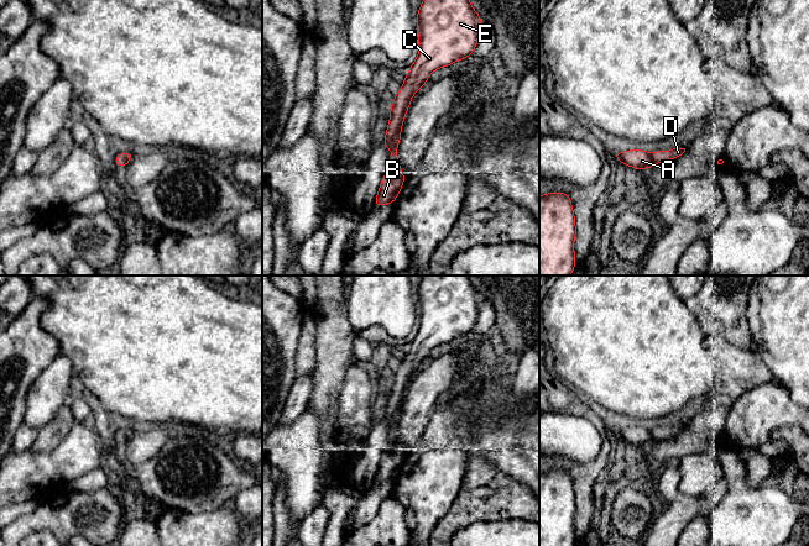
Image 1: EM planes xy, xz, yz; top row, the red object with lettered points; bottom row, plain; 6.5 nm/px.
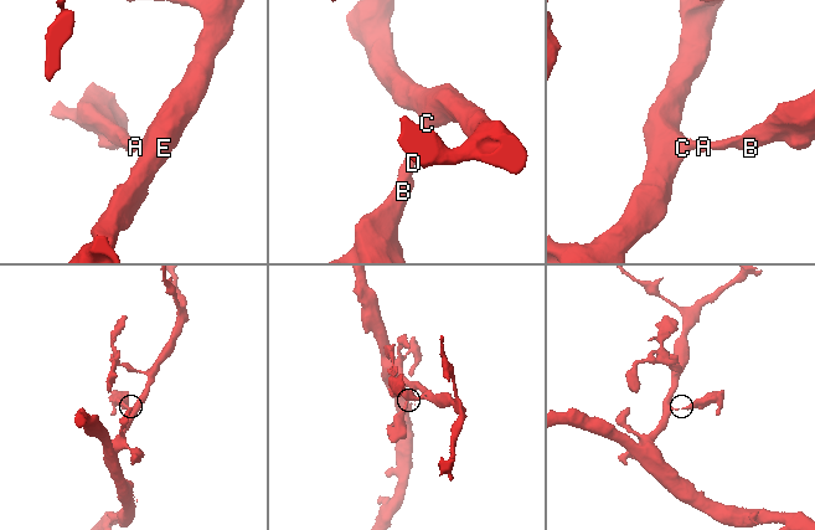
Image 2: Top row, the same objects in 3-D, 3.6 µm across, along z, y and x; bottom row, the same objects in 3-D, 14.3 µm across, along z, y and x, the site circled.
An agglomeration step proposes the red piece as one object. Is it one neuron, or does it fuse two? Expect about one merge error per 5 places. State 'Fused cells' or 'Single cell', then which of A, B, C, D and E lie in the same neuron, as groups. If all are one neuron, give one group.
Single cell. Groups: A B C D E

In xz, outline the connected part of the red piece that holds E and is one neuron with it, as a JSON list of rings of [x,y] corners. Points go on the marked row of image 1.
[[[423,0],[416,22],[419,53],[391,103],[382,145],[391,151],[392,166],[381,179],[374,206],[396,201],[404,185],[397,147],[411,99],[428,82],[432,72],[474,53],[482,17],[474,10],[470,0]]]

